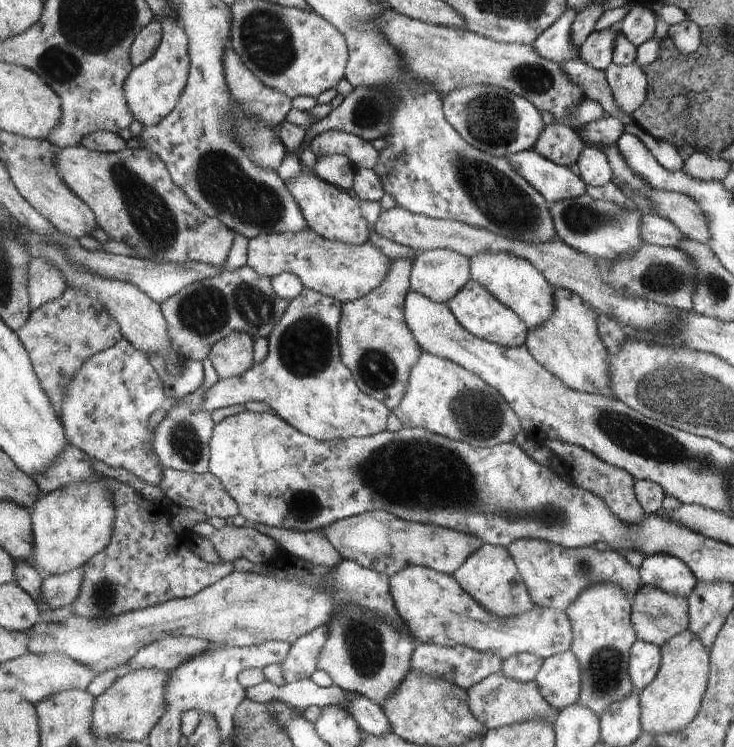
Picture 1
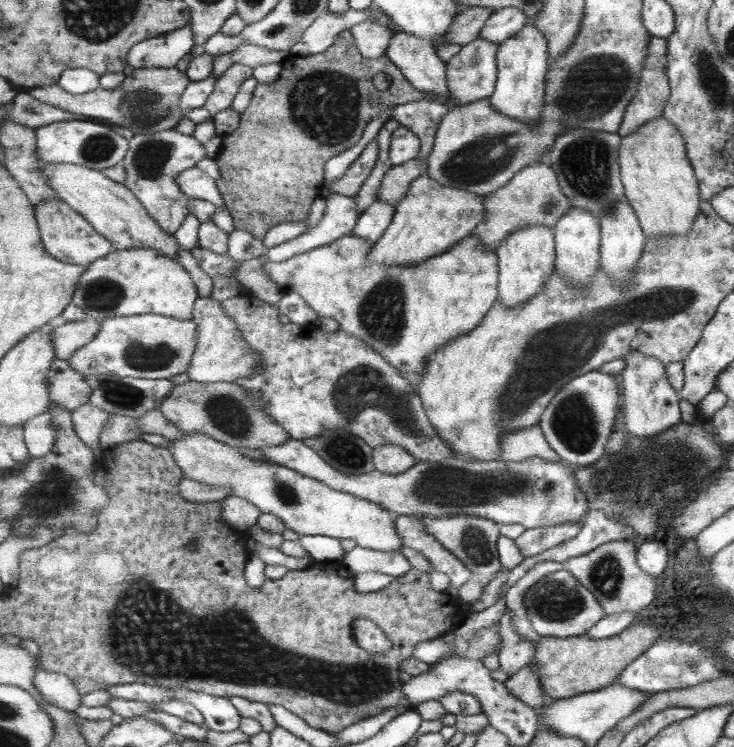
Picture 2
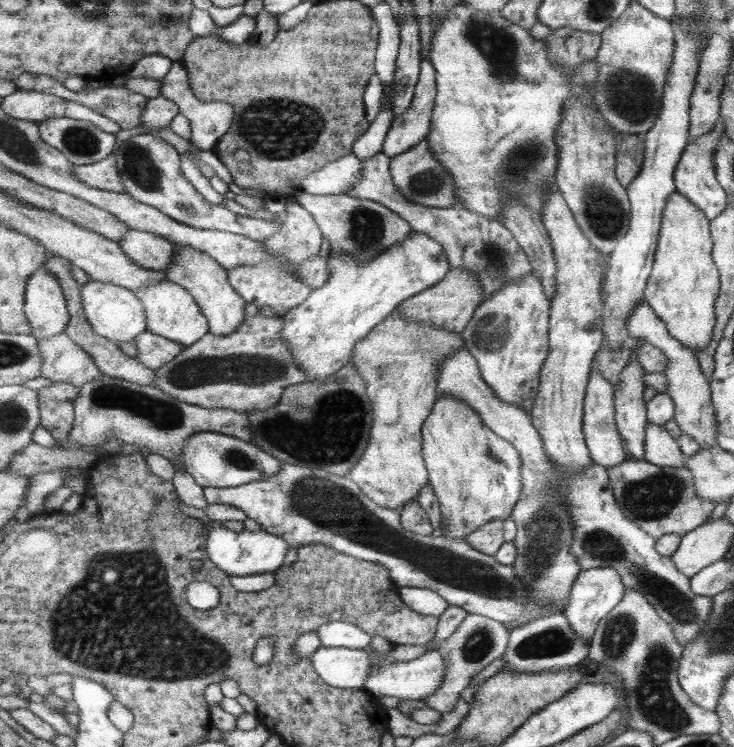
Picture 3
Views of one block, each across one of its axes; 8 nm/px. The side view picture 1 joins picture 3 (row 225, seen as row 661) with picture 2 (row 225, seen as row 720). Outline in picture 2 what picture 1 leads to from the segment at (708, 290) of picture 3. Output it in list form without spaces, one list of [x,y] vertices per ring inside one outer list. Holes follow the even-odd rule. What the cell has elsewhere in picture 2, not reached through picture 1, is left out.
[[[663,114],[621,137],[620,182],[624,185],[626,204],[633,209],[638,224],[648,240],[689,232],[700,198],[697,181],[687,160],[684,139]]]

